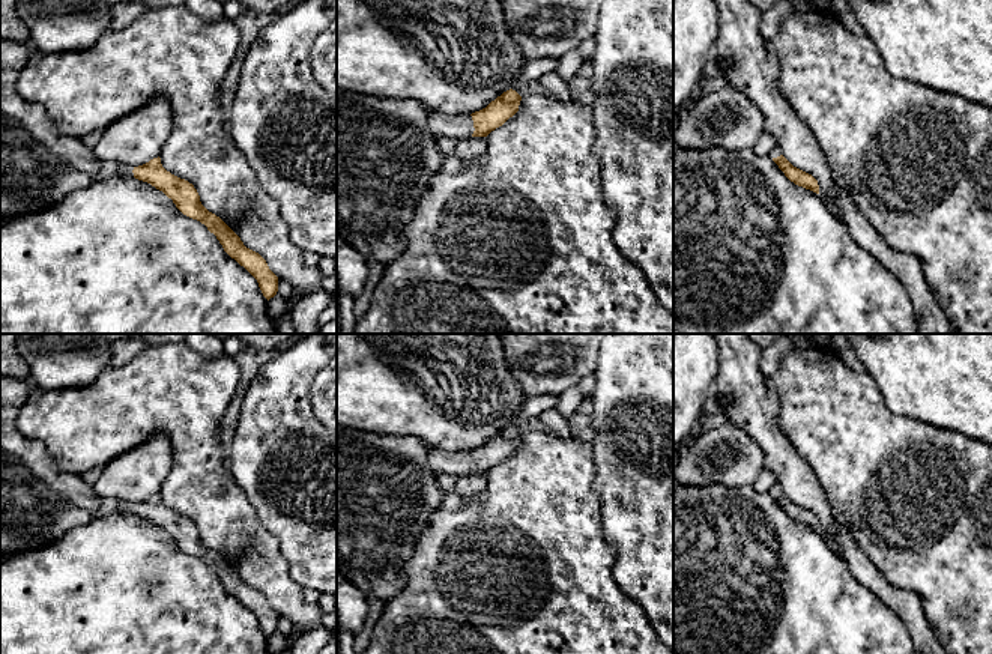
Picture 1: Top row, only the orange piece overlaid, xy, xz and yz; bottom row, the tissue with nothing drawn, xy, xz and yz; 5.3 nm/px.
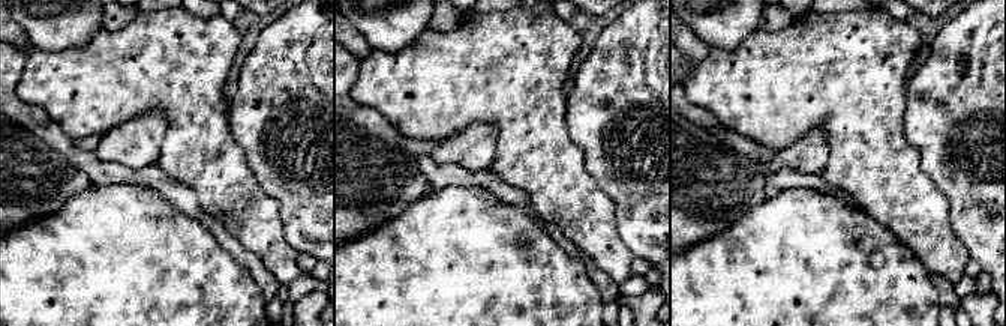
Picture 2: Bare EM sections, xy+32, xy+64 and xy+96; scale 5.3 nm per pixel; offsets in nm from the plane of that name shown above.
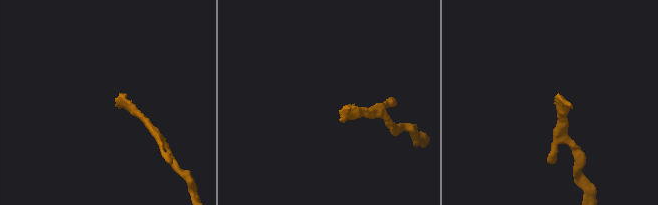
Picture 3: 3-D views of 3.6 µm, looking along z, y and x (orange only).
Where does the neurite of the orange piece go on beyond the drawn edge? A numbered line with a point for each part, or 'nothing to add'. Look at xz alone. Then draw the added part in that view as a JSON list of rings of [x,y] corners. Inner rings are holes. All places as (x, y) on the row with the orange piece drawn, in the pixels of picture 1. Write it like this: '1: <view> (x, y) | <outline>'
1: xz (439, 124) | [[[428,113],[427,126],[433,137],[469,138],[475,131],[470,114]]]

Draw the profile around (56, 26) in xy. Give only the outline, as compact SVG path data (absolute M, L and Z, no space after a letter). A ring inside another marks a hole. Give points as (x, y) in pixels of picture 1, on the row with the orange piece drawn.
M17 0L15 11L30 30L30 44L45 53L89 50L111 29L104 0Z

